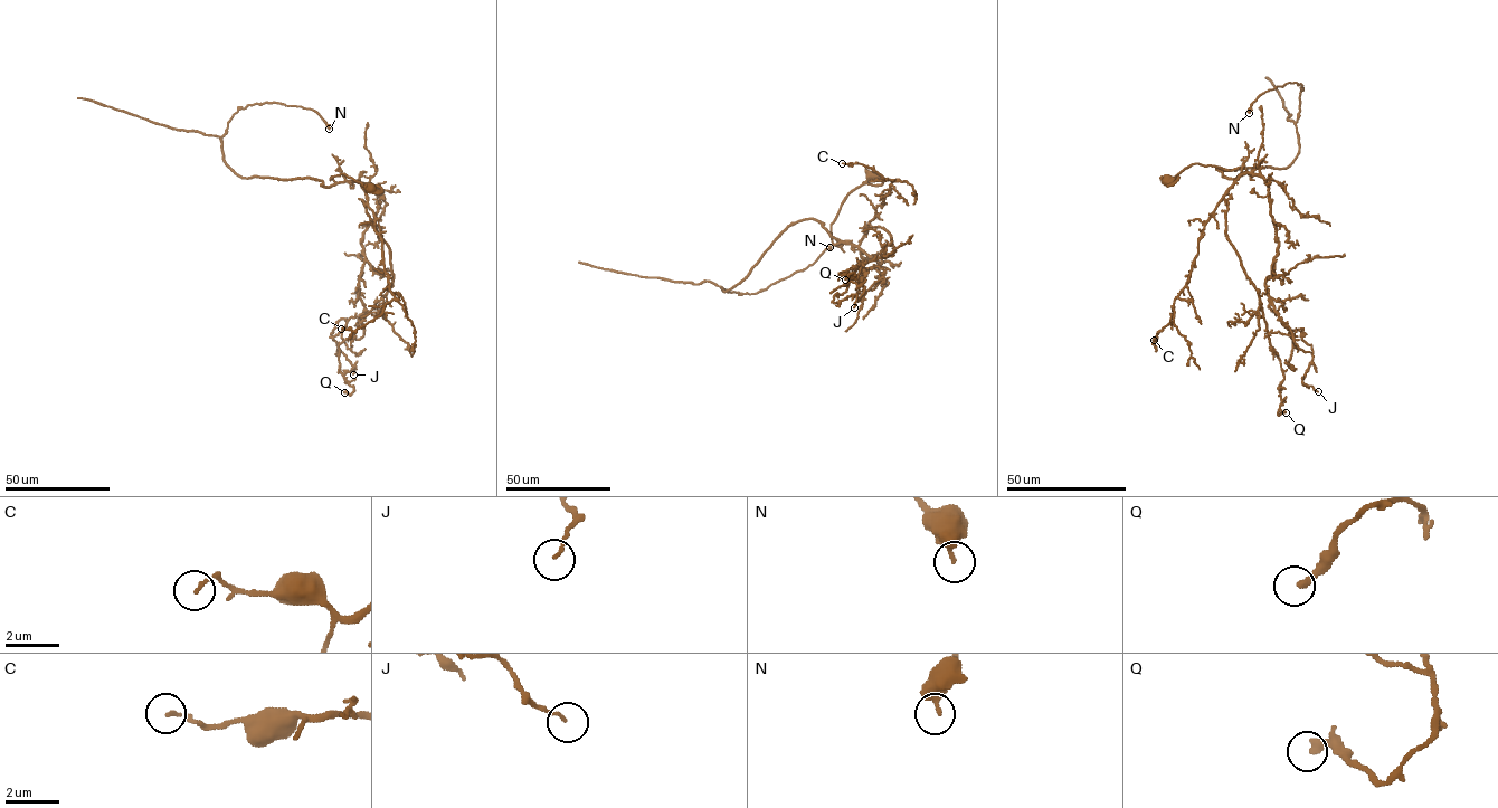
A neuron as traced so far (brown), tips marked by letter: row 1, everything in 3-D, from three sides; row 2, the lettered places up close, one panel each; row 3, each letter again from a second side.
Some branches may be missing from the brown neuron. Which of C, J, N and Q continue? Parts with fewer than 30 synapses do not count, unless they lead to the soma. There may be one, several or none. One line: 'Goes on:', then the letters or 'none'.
Goes on: none

